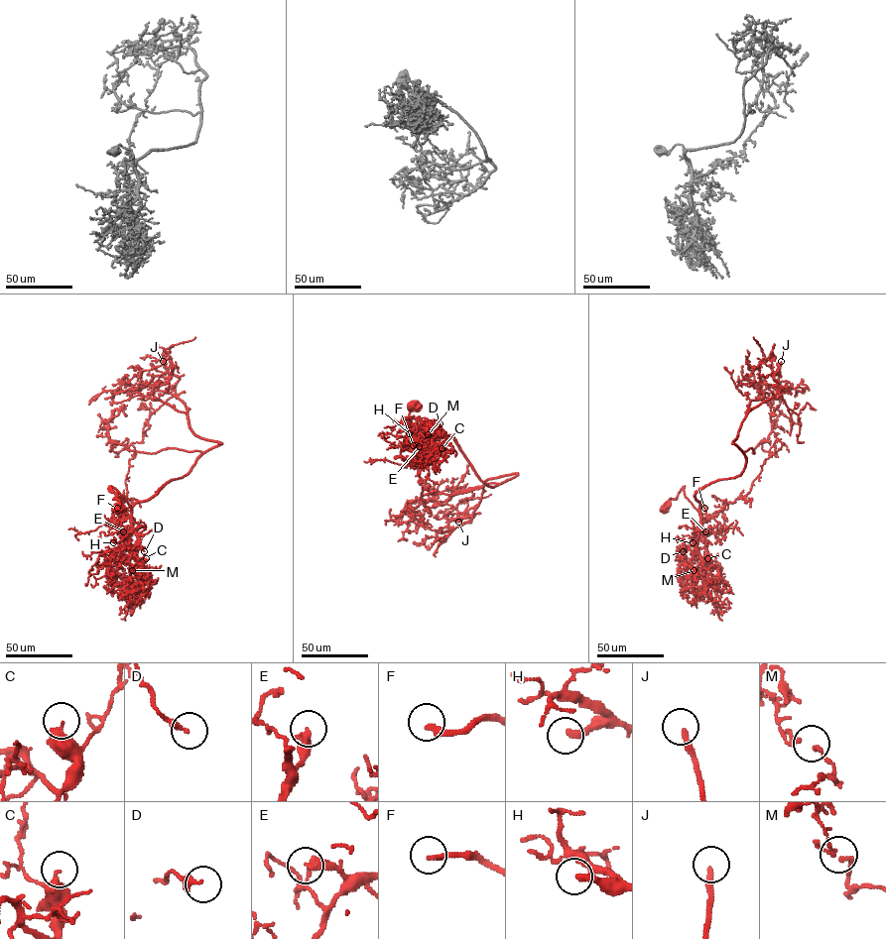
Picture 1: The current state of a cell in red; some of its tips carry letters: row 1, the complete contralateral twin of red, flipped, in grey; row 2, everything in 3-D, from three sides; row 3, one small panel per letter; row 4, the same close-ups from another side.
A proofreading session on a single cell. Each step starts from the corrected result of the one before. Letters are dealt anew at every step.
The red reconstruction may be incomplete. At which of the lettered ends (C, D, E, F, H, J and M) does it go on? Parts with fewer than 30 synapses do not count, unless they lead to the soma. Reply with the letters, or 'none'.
F, H, J

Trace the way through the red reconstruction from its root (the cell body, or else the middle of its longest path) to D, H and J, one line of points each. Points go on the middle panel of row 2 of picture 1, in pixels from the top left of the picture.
D: (413, 406), (405, 424), (417, 425), (427, 441), (434, 437), (430, 427), (440, 423)
H: (413, 406), (415, 409), (409, 414), (411, 417), (405, 424), (417, 425), (428, 441), (409, 433)
J: (413, 406), (405, 424), (428, 440), (451, 435), (487, 485), (517, 474), (487, 480), (475, 515), (458, 522)

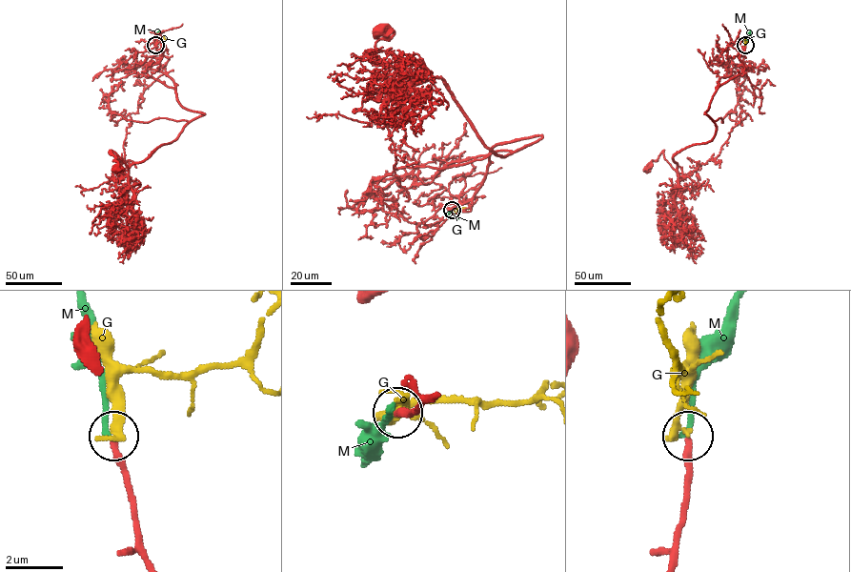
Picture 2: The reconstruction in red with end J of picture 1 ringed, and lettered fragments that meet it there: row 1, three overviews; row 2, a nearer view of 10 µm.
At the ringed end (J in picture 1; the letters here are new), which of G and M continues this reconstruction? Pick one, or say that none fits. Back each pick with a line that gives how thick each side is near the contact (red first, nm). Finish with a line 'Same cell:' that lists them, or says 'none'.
Same cell: none

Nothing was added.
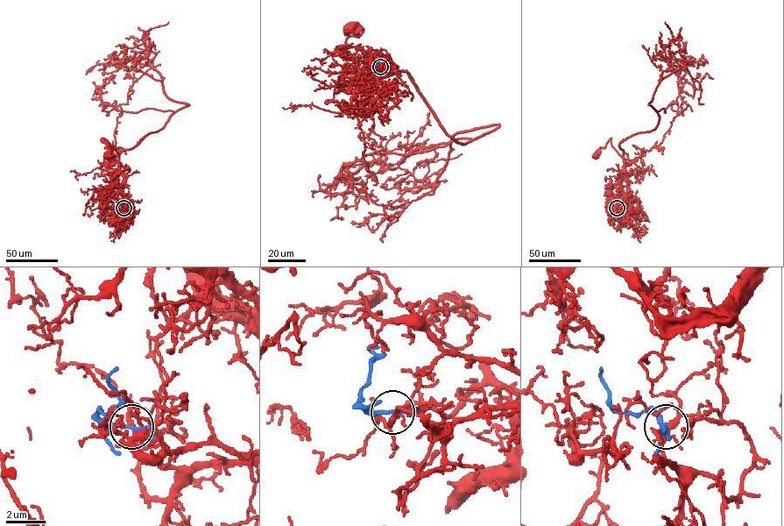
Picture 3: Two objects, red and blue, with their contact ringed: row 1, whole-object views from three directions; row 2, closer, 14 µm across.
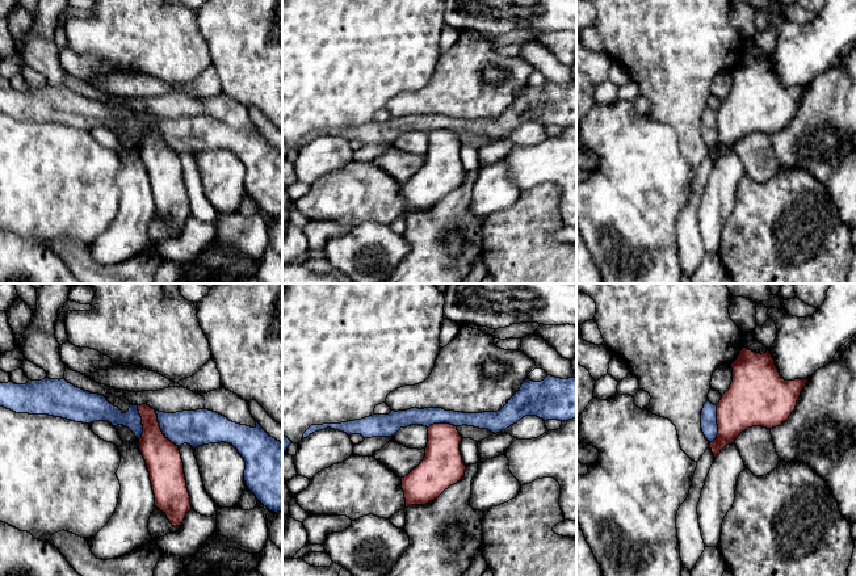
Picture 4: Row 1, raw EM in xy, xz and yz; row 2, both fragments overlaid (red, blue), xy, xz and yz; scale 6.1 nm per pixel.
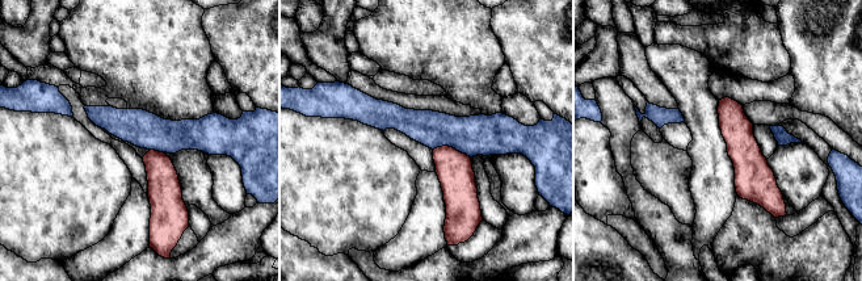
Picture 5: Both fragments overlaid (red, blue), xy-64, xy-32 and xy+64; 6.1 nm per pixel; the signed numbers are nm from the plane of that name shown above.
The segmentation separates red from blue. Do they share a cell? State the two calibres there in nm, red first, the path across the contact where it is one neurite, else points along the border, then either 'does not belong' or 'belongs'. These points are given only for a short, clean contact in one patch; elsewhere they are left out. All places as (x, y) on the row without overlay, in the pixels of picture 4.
220/220 nm | along xy (154, 117), (160, 137), (179, 152) | does not belong

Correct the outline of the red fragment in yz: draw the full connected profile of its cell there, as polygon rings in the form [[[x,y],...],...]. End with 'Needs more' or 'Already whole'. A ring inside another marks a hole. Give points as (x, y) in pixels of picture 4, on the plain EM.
[[[744,52],[731,75],[730,94],[717,110],[718,140],[709,151],[714,164],[748,134],[772,135],[785,129],[809,87],[785,87],[769,56],[759,60]]]. Already whole

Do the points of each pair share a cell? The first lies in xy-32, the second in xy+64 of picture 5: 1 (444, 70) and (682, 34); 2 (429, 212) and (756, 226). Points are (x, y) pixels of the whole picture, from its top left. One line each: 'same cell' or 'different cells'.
1: same cell
2: different cells

